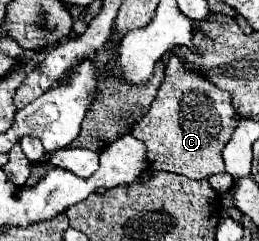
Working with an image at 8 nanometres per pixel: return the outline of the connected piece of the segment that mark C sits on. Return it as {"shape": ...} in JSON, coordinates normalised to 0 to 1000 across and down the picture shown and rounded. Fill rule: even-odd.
{"shape":[[[660,224],[637,282],[637,332],[622,340],[575,465],[506,531],[506,556],[560,598],[568,672],[598,705],[776,747],[861,714],[853,622],[884,589],[915,490],[884,382],[846,373],[776,307],[722,299],[691,241]]]}

